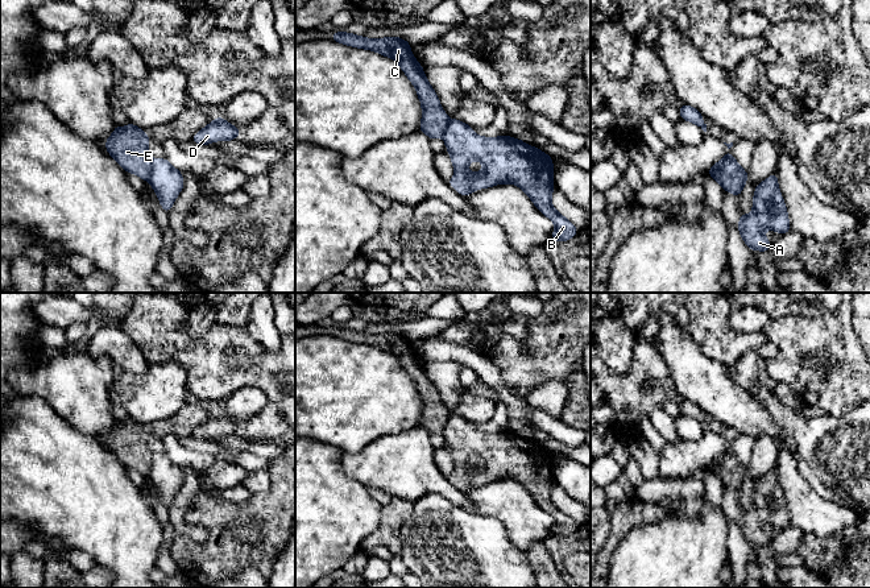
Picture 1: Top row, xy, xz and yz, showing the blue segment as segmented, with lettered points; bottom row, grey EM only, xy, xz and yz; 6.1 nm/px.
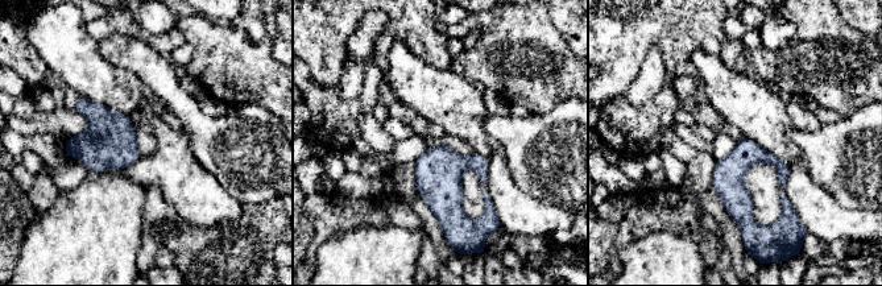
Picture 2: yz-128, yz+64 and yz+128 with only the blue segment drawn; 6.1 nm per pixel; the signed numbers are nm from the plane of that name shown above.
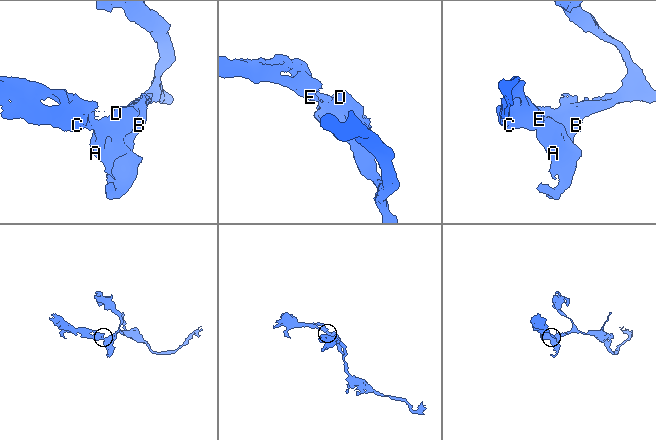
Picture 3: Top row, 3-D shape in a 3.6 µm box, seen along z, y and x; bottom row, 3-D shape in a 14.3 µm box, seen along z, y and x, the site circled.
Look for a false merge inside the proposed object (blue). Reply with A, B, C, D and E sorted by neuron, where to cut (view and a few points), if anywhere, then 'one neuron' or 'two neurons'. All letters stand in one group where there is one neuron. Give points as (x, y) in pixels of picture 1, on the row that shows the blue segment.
groups A B D / C E; cut yz (730, 154), (724, 160), (713, 177); two neurons

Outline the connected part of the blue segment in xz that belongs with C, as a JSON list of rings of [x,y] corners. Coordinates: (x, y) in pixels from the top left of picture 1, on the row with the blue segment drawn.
[[[336,32],[332,41],[343,45],[373,50],[398,62],[401,70],[414,84],[422,104],[420,132],[424,132],[431,140],[443,137],[448,127],[448,116],[439,103],[435,90],[426,79],[420,63],[413,57],[410,42],[399,37],[386,37],[370,40],[352,33]]]

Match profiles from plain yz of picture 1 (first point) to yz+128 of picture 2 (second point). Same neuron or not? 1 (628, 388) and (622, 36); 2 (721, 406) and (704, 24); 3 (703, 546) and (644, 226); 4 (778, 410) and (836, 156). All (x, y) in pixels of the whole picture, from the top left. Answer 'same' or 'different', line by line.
1: different
2: different
3: different
4: same

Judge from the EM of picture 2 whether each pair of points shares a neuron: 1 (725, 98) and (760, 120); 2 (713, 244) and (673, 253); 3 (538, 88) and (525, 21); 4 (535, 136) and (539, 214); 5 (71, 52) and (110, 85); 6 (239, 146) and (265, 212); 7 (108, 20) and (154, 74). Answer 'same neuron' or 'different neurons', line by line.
1: same neuron
2: different neurons
3: same neuron
4: different neurons
5: same neuron
6: different neurons
7: different neurons

